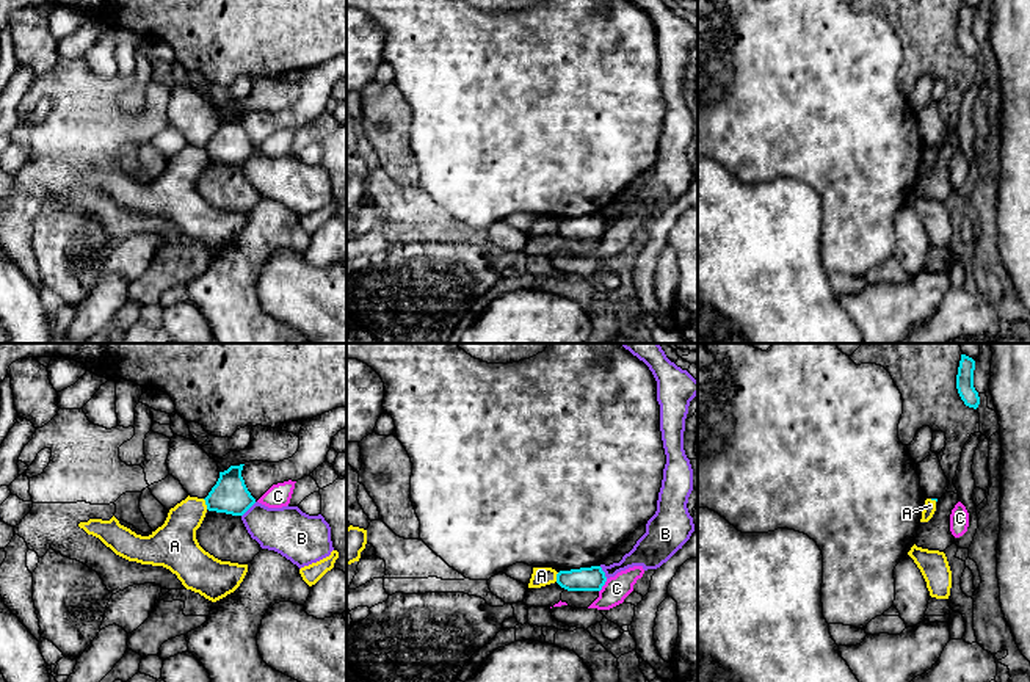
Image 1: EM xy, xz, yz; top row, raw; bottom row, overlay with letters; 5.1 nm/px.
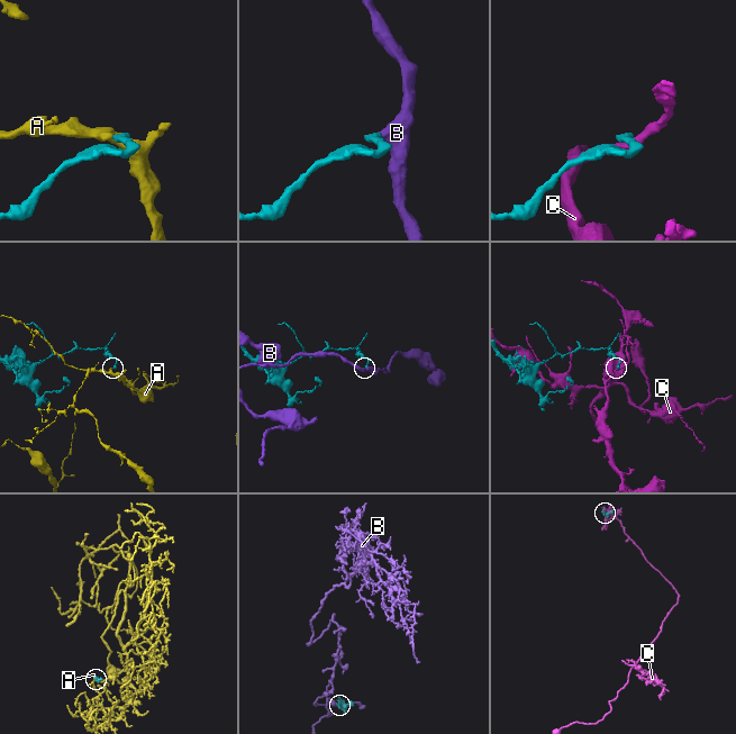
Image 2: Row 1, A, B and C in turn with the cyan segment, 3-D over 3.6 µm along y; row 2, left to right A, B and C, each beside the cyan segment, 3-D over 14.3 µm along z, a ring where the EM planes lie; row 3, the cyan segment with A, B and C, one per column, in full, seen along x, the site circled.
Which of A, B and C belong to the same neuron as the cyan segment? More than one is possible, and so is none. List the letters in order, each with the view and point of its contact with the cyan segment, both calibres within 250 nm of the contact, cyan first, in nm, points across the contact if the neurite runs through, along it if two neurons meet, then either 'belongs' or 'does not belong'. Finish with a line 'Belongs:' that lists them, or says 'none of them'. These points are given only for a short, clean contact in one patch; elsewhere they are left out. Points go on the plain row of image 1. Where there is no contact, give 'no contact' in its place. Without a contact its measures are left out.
A: contact xy (206, 152); calibres 190 and 220 nm; border xy (203, 148), (207, 157); does not belong
B: contact xy (248, 157); calibres 190 and 240 nm; border xy (256, 151), (242, 165); does not belong
C: contact xz (604, 232); calibres 130 and 130 nm; does not belong
Belongs: none of them

